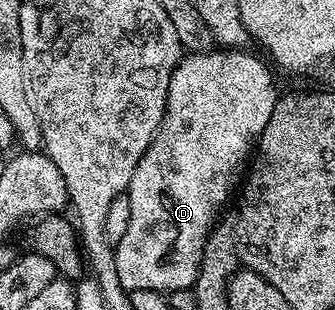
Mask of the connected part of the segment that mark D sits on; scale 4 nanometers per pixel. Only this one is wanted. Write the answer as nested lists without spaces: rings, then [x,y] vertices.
[[[226,47],[221,51],[209,53],[186,53],[178,62],[178,66],[174,68],[172,79],[168,83],[168,103],[166,104],[164,119],[160,123],[148,151],[144,151],[140,163],[136,163],[136,171],[132,171],[128,190],[132,203],[132,220],[128,223],[128,231],[124,231],[124,239],[120,239],[113,246],[116,275],[120,275],[120,283],[128,291],[164,291],[167,293],[177,289],[190,289],[198,277],[198,268],[202,262],[202,248],[206,246],[206,238],[210,236],[220,214],[227,208],[232,194],[239,188],[240,182],[247,172],[248,162],[255,152],[258,136],[264,131],[264,127],[268,127],[272,107],[276,107],[280,96],[280,89],[274,86],[274,77],[270,74],[271,66],[265,60],[262,62],[260,58],[242,52],[246,51],[235,51],[233,48]]]

